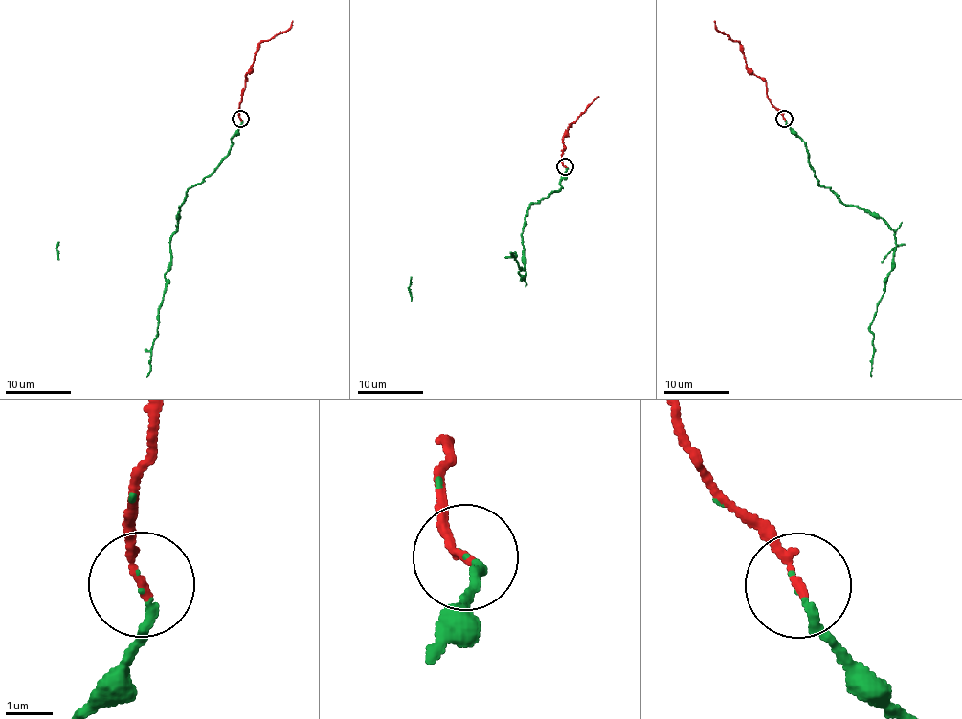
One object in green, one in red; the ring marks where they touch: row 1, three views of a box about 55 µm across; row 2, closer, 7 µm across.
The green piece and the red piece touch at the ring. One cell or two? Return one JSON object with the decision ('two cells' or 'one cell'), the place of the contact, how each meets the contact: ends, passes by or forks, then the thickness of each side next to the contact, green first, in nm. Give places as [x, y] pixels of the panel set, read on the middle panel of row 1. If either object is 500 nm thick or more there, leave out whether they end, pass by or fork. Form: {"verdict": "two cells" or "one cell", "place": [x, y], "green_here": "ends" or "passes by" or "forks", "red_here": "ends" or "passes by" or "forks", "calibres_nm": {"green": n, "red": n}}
{"verdict": "one cell", "place": [565, 166], "green_here": "ends", "red_here": "ends", "calibres_nm": {"green": 140, "red": 180}}

